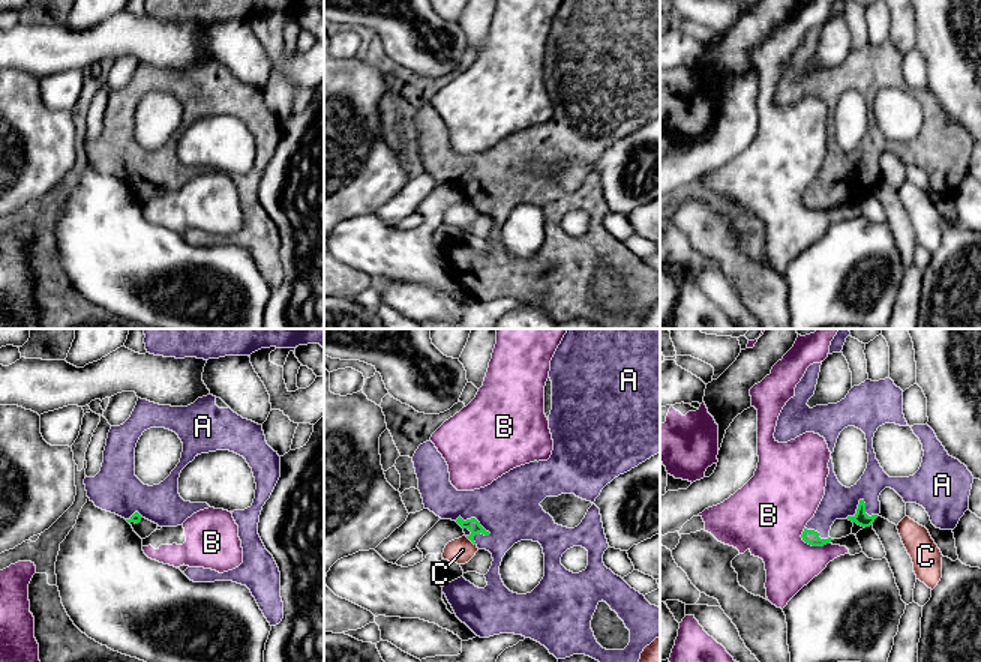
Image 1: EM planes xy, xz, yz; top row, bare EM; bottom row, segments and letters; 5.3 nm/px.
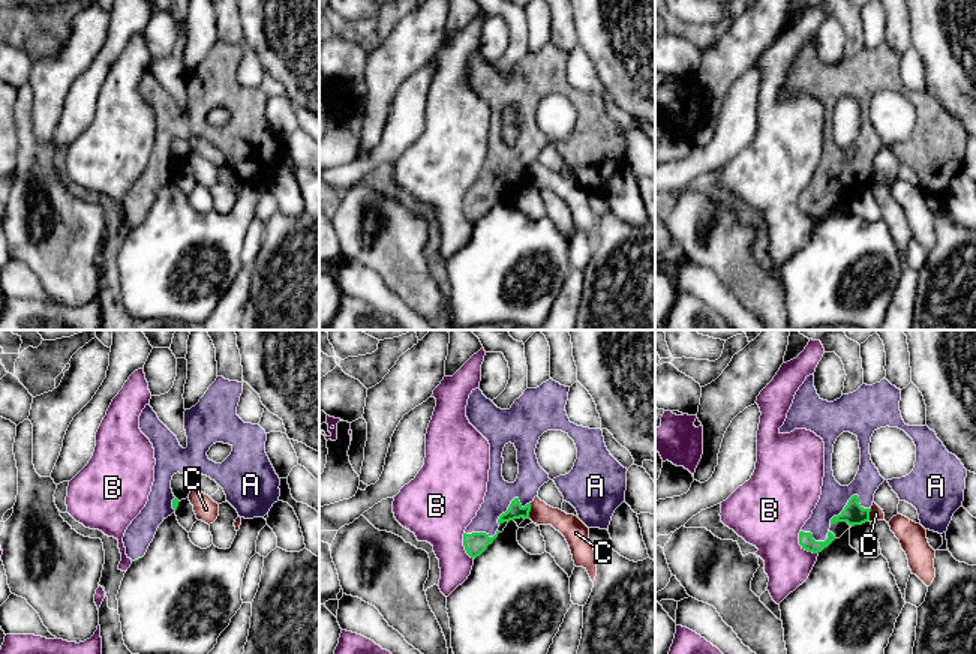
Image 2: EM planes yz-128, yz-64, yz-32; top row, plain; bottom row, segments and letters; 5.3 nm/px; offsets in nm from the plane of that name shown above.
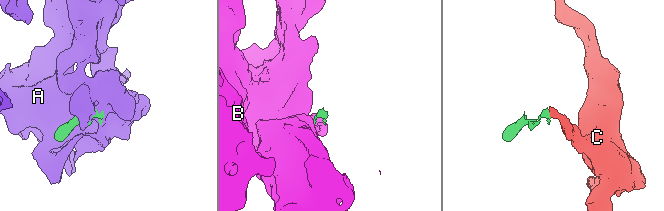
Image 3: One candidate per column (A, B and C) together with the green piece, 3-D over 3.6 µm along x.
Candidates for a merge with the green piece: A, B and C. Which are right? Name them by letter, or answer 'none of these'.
A

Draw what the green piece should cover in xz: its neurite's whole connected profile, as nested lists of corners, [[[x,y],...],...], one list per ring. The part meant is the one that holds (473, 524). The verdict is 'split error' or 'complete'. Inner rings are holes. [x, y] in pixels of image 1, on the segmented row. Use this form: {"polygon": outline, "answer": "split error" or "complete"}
{"polygon": [[[568,329],[550,360],[544,414],[554,440],[550,458],[516,467],[480,489],[458,491],[432,441],[416,450],[412,462],[424,509],[456,521],[494,558],[484,588],[460,576],[447,582],[442,593],[456,617],[480,638],[514,633],[540,642],[556,659],[585,654],[598,662],[639,662],[644,648],[660,636],[660,608],[604,566],[609,543],[594,501],[615,477],[660,452],[660,329]],[[561,494],[592,503],[574,528],[558,525],[540,506],[546,497]],[[520,540],[538,542],[544,554],[544,576],[526,594],[510,591],[500,575],[502,557]],[[573,546],[588,551],[588,566],[579,573],[561,564],[562,554]],[[602,600],[630,630],[624,650],[606,650],[594,636],[591,620]]], "answer": "split error"}

